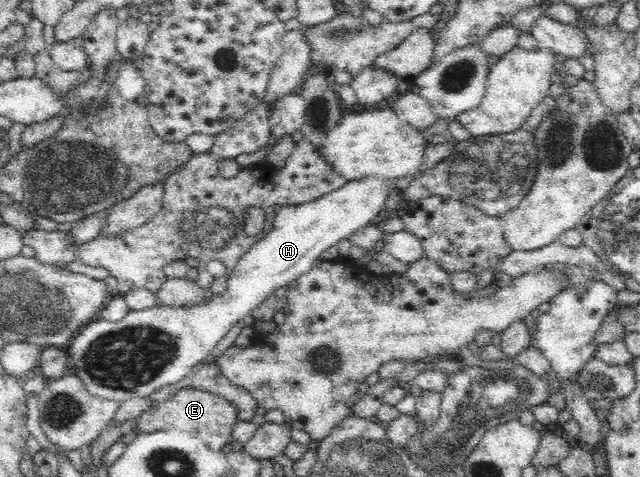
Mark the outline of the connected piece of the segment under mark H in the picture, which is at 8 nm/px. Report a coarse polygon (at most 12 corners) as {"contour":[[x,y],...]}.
{"contour":[[396,180],[277,206],[227,290],[97,317],[66,347],[89,395],[176,384],[321,252],[372,224]]}

